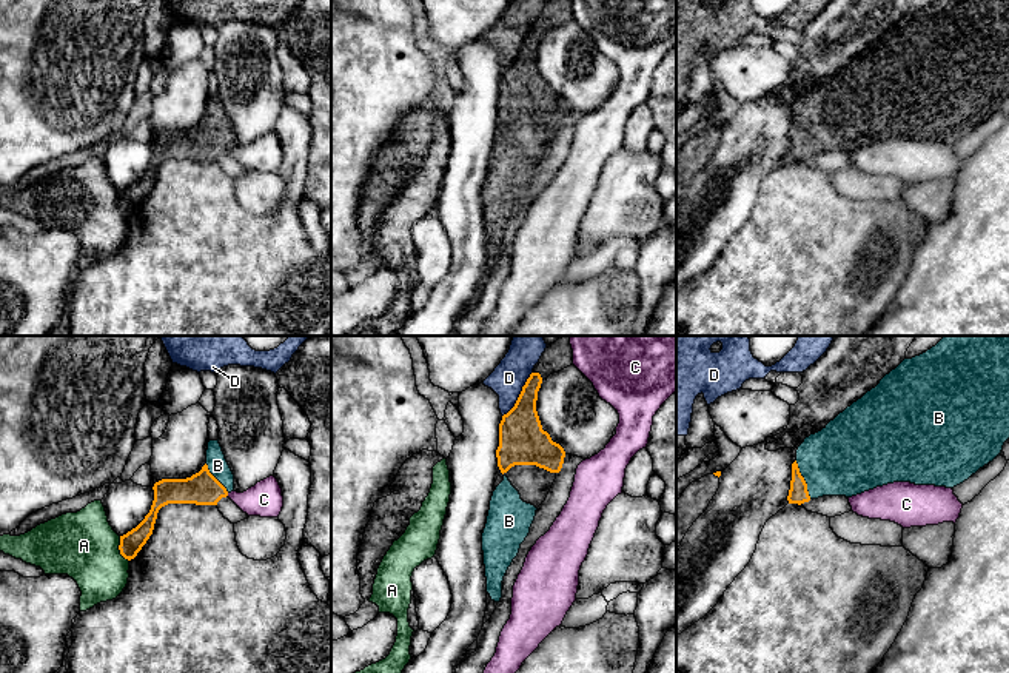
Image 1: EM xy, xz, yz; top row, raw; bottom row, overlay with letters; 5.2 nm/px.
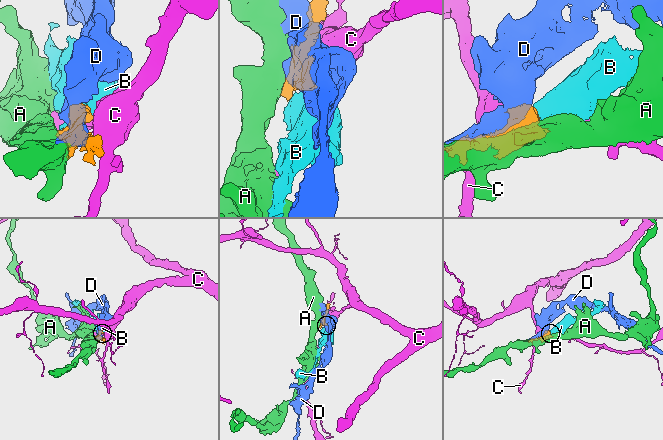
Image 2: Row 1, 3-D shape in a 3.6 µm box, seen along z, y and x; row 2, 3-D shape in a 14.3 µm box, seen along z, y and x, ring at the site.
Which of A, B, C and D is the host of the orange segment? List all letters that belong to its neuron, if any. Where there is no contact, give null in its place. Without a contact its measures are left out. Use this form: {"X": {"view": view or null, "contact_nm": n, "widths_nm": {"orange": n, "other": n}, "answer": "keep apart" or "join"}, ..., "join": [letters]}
{"A": {"view": "xy", "contact_nm": 140, "widths_nm": {"orange": 120, "other": 360}, "answer": "keep apart"}, "B": {"view": "yz", "contact_nm": 220, "widths_nm": {"orange": 100, "other": 380}, "answer": "join"}, "C": {"view": "xy", "contact_nm": 30, "widths_nm": {"orange": 180, "other": 180}, "answer": "keep apart"}, "D": {"view": "xz", "contact_nm": 280, "widths_nm": {"orange": 240, "other": 170}, "answer": "keep apart"}, "join": ["B"]}

